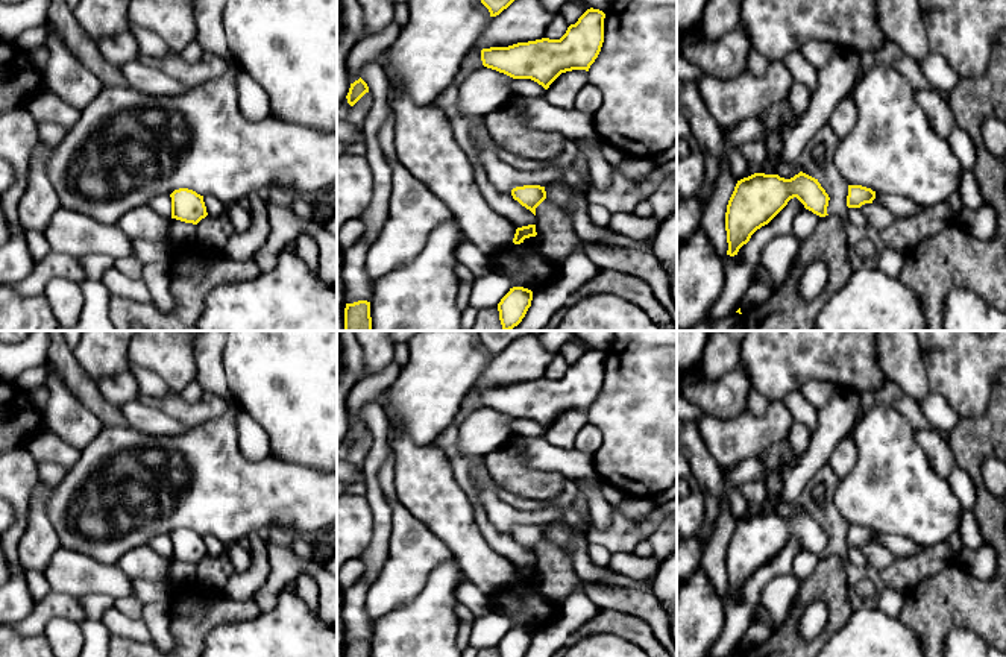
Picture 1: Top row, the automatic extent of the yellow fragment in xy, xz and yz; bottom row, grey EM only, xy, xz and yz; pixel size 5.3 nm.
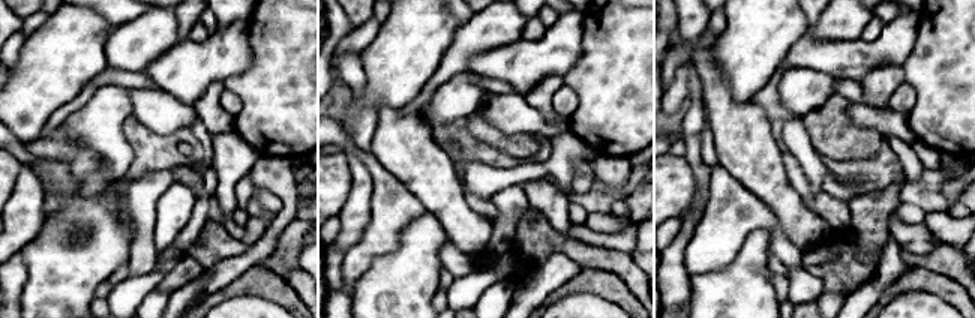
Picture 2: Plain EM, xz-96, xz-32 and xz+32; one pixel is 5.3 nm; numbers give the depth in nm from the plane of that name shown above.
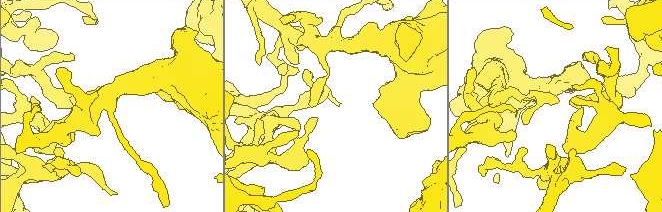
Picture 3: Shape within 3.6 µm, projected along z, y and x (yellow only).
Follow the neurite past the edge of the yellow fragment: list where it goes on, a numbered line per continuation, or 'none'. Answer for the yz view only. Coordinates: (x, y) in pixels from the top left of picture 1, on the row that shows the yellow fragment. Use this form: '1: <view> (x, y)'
none

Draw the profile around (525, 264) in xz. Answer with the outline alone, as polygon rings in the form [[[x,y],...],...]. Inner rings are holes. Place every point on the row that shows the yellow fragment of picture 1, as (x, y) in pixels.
[[[537,235],[525,238],[520,244],[508,244],[490,256],[492,270],[508,275],[513,287],[523,287],[533,293],[551,282],[558,270],[557,261],[545,256],[537,247]]]

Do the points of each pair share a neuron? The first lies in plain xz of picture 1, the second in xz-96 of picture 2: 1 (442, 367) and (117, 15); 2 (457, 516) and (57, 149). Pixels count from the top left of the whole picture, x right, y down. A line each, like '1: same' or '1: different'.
1: different
2: same

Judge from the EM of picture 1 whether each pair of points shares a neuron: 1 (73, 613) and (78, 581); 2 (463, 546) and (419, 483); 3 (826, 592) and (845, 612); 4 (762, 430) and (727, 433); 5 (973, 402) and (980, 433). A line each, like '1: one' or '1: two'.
1: two
2: one
3: one
4: one
5: two

